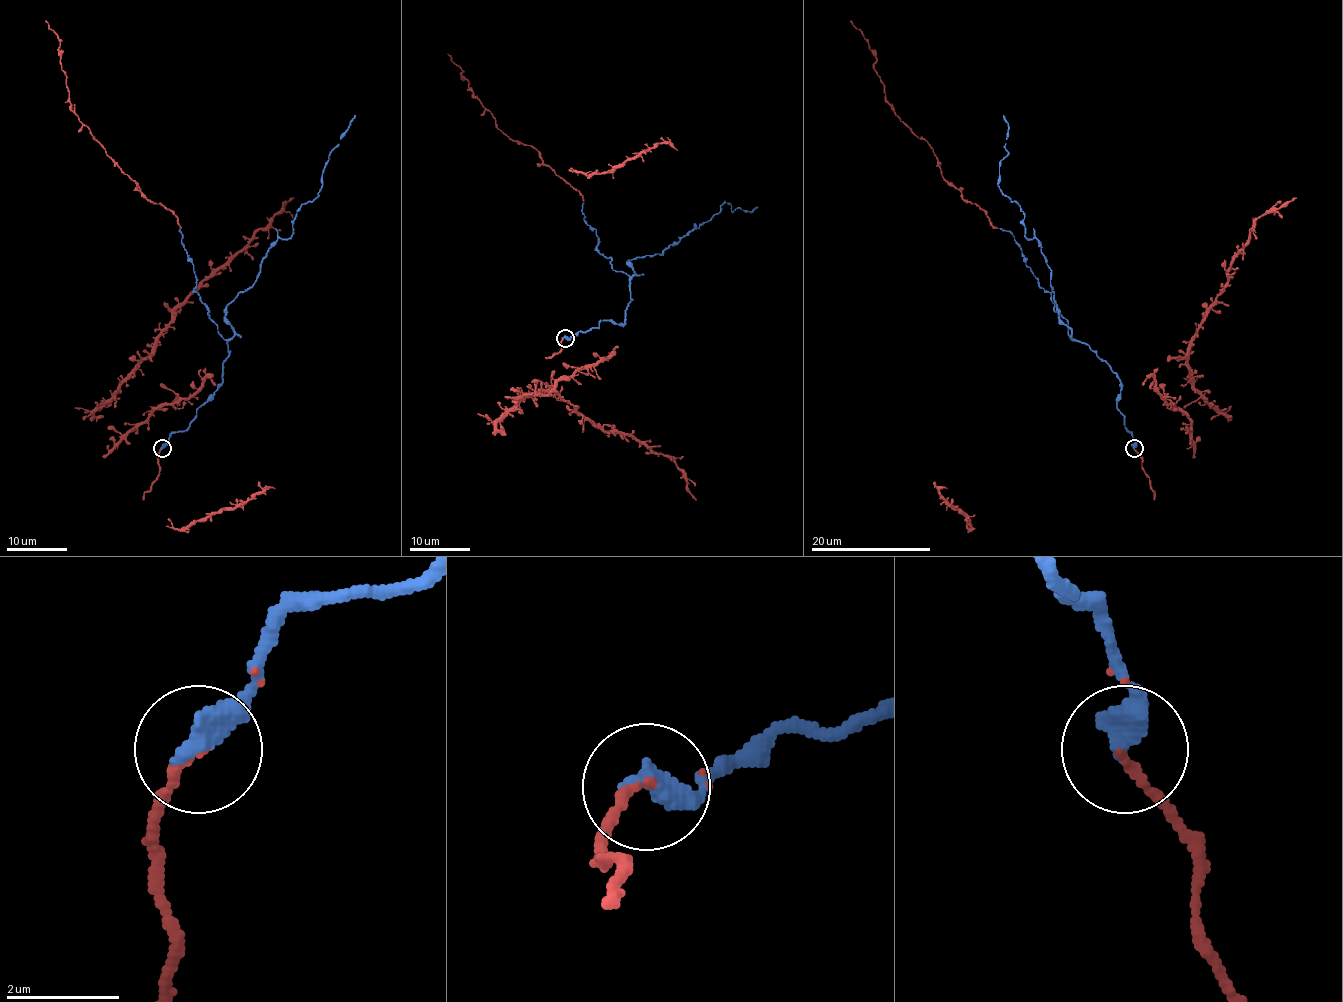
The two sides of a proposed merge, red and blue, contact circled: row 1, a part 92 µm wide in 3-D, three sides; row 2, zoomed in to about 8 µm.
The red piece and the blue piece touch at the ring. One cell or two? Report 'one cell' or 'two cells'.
one cell

